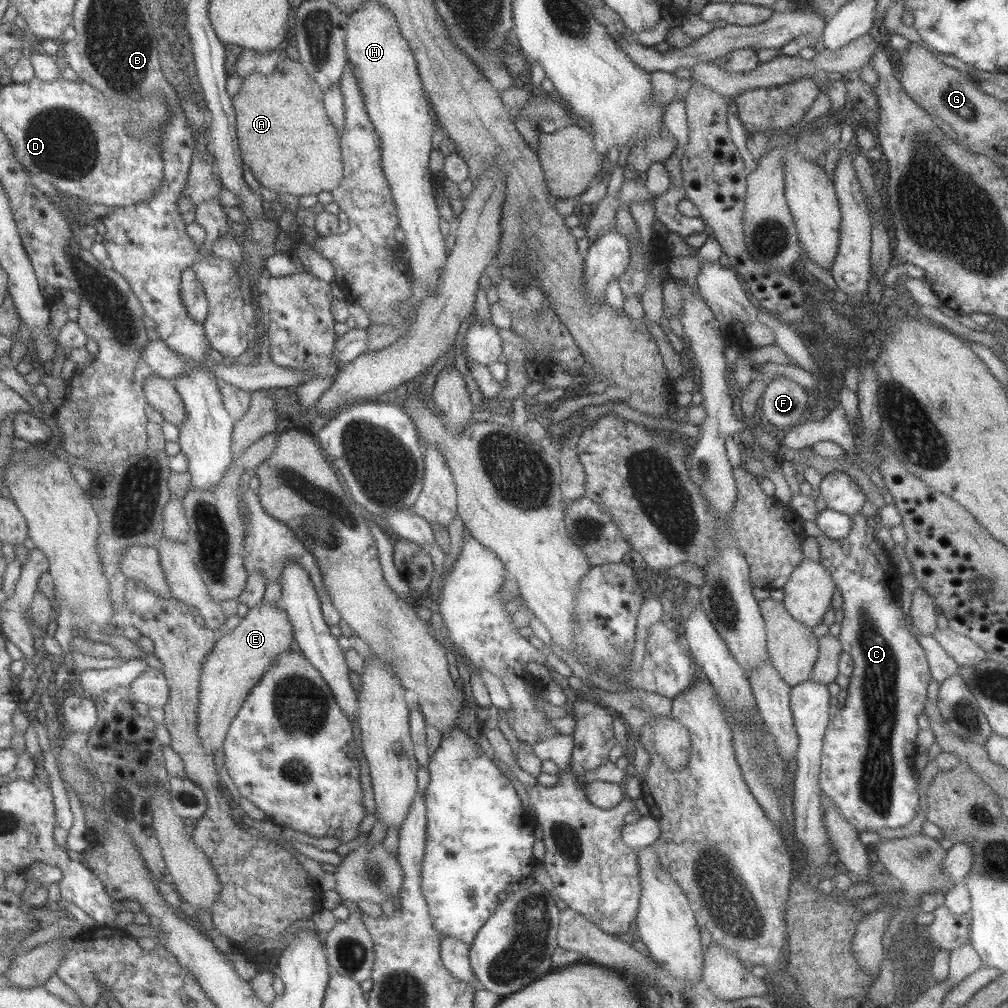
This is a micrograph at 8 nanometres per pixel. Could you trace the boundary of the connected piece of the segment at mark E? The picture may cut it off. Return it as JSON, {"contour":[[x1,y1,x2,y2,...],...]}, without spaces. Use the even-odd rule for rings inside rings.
{"contour":[[262,601,251,607,229,633,217,636,199,675,198,705,194,716,200,745,207,754,213,755,222,746,231,719,244,698,272,665,274,656,291,651,289,644,293,639,292,628,284,610]]}

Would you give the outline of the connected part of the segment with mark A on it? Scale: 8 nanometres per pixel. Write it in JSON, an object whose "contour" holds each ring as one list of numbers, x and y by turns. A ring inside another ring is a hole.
{"contour":[[283,59,275,70,264,75,254,73,243,77,237,94,232,96,236,122,236,139,243,162,251,168,255,180,278,194,293,196,331,192,343,178,339,139,335,127,321,104,323,92,303,70,298,61]]}

